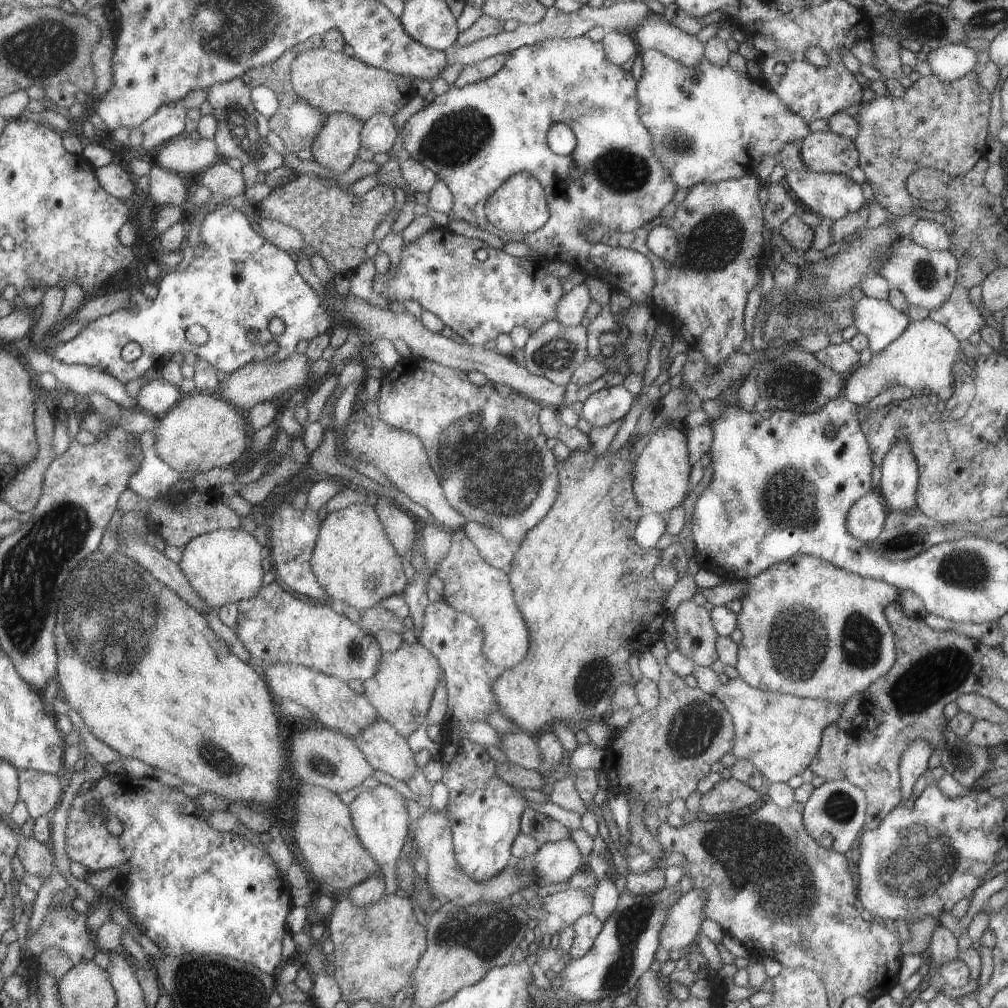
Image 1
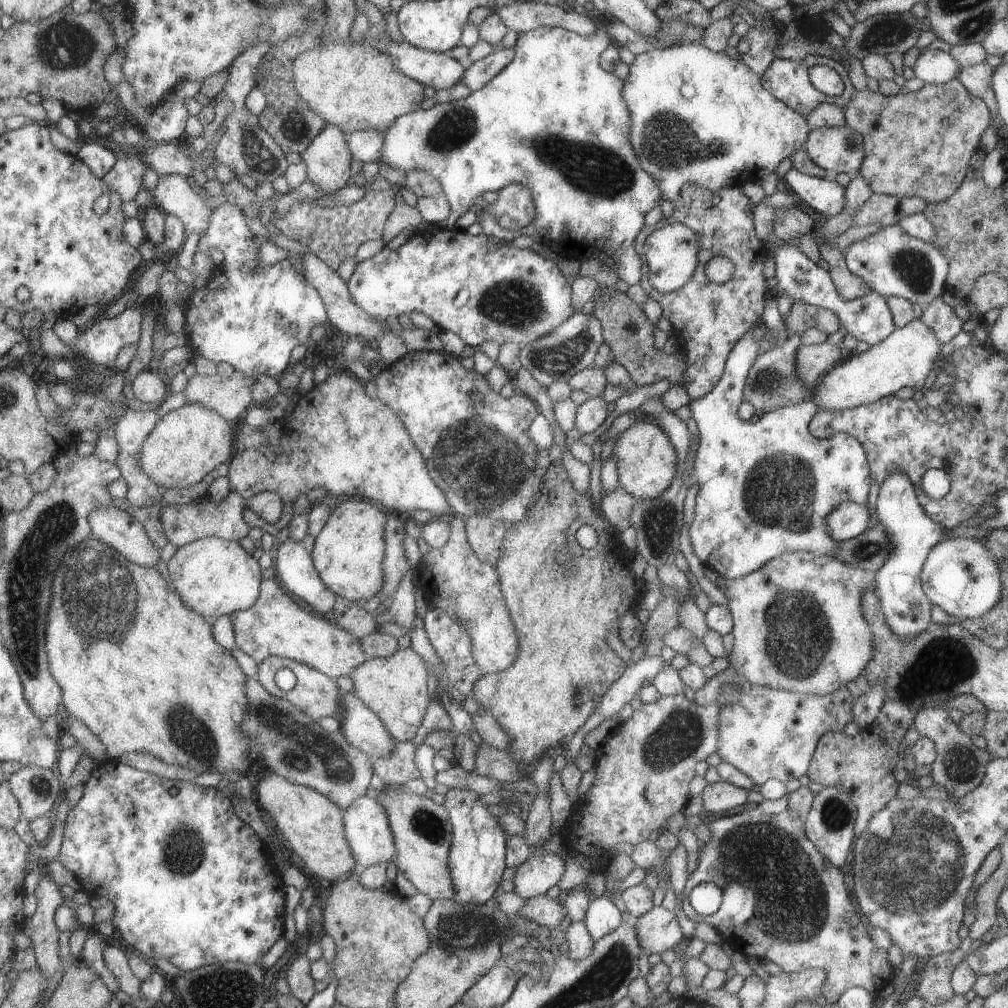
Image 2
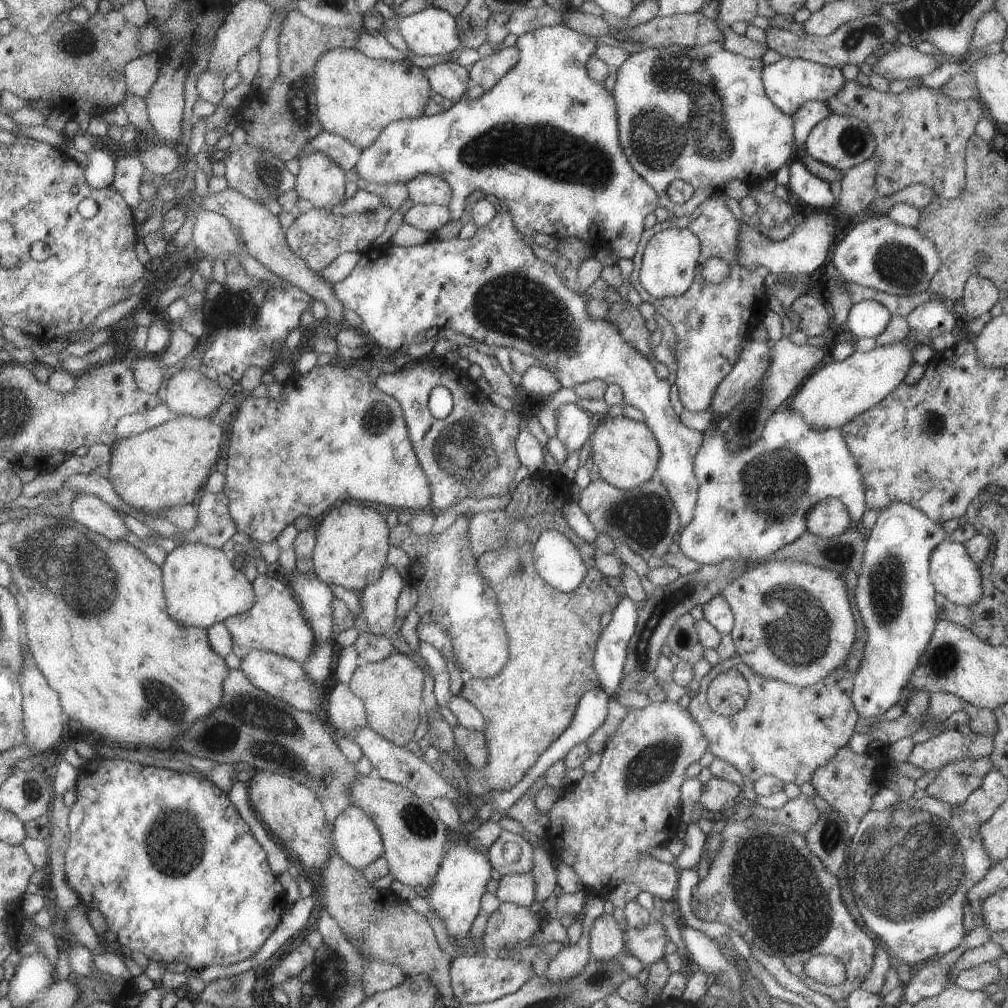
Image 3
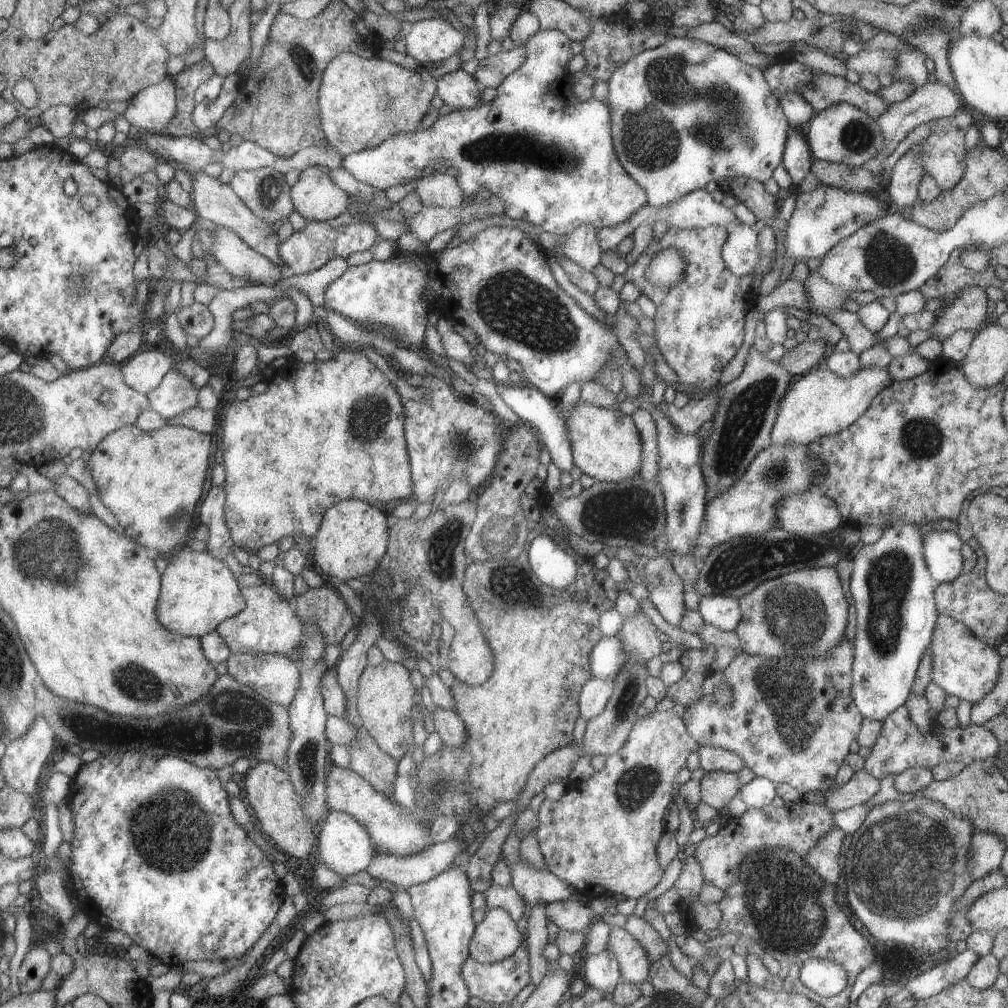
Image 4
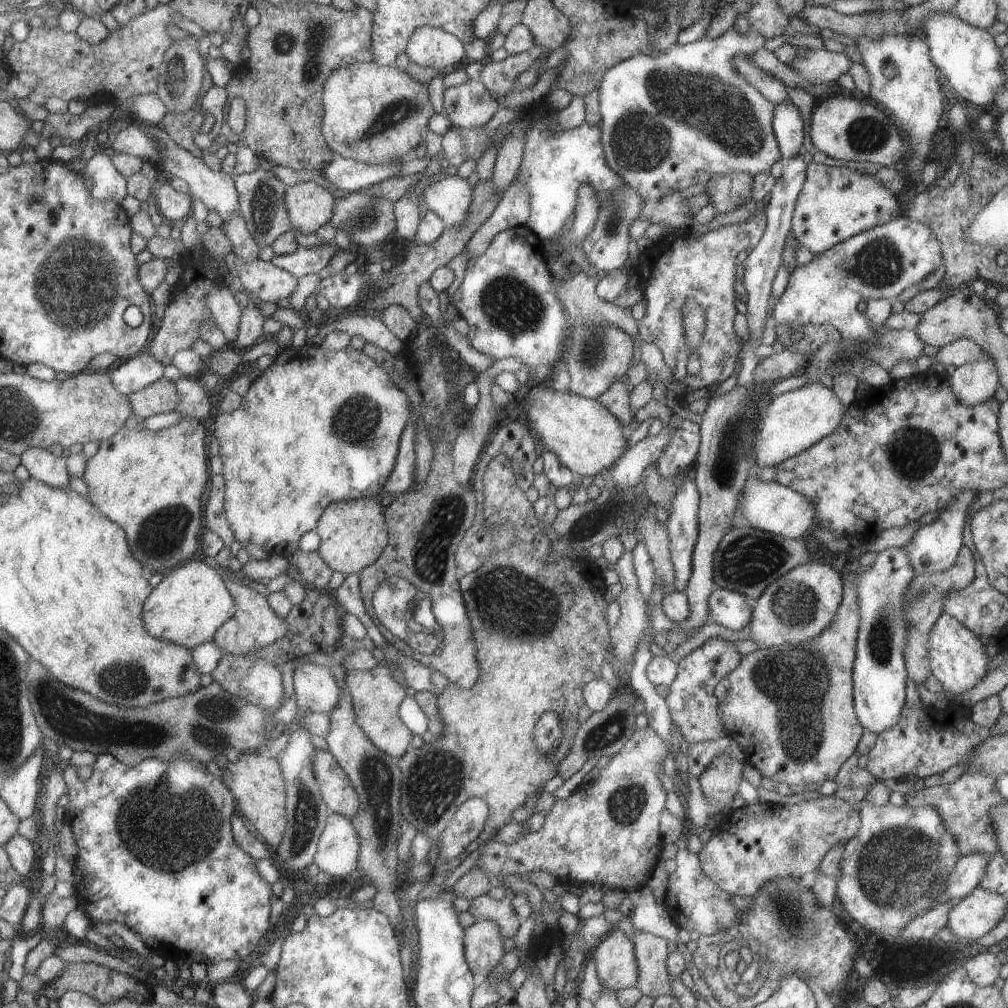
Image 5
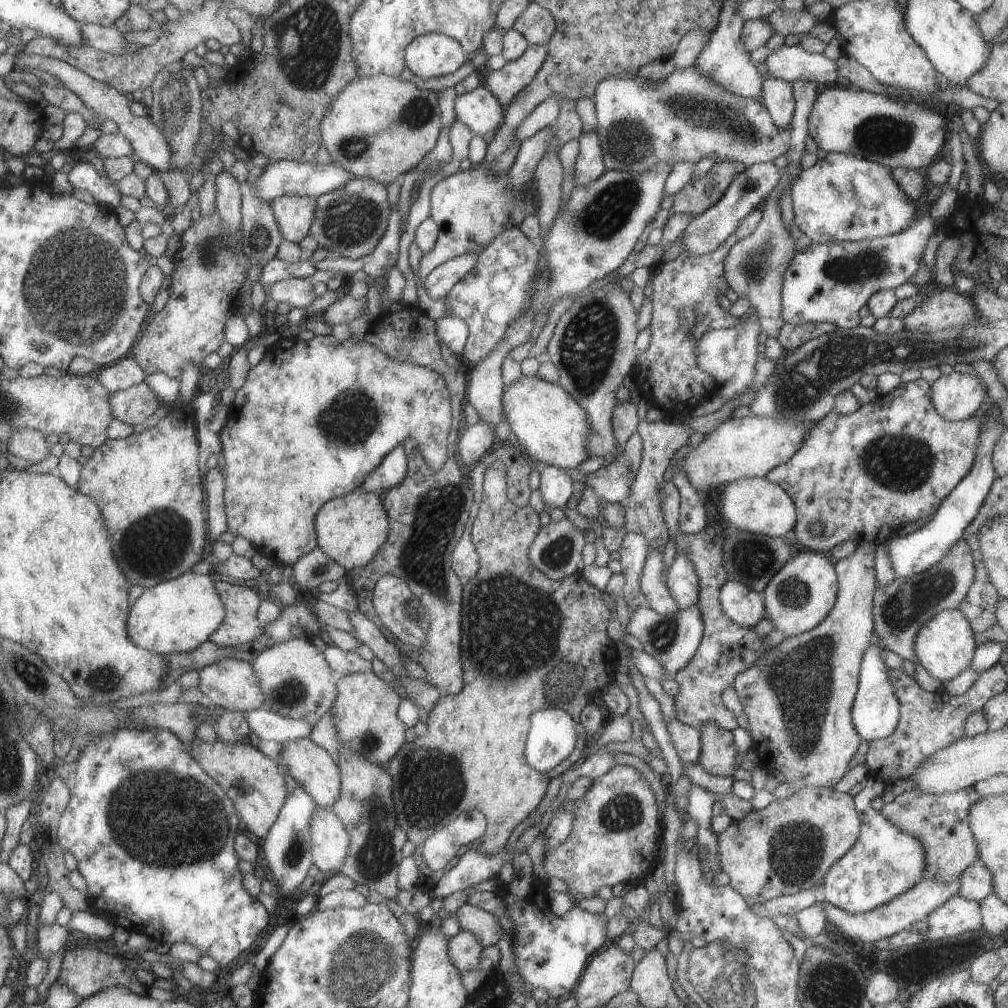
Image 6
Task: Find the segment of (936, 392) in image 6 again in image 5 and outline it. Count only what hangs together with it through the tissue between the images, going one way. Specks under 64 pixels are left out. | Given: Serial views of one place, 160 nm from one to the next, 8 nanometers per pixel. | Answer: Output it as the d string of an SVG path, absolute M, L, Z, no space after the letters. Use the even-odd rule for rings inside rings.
M981 352L977 360L956 367L949 378L953 394L961 404L975 406L994 396L999 387L997 368L989 354Z

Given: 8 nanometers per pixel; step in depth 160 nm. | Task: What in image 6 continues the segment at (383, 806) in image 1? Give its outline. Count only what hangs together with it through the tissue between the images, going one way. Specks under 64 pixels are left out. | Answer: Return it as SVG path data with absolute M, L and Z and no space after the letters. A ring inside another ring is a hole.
M316 806L309 826L312 827L312 864L317 867L319 878L339 873L349 848L349 836L341 820L330 809Z

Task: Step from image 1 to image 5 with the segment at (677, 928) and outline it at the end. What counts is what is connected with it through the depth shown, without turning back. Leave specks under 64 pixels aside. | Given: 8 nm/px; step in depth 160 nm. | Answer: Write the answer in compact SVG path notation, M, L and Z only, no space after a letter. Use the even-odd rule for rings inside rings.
M617 928L609 930L605 937L589 951L593 958L599 984L611 992L635 987L637 984L637 964L635 948L630 937Z

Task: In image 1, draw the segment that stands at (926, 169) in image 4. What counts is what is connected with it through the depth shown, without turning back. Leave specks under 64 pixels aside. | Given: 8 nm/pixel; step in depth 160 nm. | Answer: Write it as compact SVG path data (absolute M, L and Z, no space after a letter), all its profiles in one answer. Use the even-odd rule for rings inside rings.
M970 71L961 78L944 81L933 74L920 76L917 81L904 90L901 98L891 95L875 97L858 104L854 115L858 131L854 145L858 150L858 167L863 171L864 182L871 185L874 201L887 210L889 217L909 214L913 209L943 211L946 199L920 201L911 197L904 189L907 175L921 167L941 170L950 177L964 175L973 168L978 158L987 152L987 116L989 116L990 94L978 85L976 73Z

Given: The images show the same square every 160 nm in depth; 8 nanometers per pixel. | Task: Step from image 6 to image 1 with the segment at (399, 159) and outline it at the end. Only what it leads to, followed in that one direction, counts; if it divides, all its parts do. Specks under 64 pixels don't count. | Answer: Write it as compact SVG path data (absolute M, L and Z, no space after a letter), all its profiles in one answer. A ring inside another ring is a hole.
M323 46L307 49L299 53L290 64L290 84L291 89L312 107L319 107L326 115L331 113L345 113L355 117L364 123L373 115L383 113L392 117L399 108L403 108L407 102L415 95L415 89L411 84L413 78L405 75L375 68L365 64L355 56L349 56L341 52L331 52Z

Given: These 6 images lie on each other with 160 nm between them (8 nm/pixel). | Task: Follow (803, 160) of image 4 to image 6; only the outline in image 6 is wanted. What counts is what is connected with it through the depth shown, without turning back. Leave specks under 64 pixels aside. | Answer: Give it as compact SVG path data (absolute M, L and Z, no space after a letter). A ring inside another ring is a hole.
M774 77L765 78L761 82L761 100L777 130L789 131L795 110L790 83Z

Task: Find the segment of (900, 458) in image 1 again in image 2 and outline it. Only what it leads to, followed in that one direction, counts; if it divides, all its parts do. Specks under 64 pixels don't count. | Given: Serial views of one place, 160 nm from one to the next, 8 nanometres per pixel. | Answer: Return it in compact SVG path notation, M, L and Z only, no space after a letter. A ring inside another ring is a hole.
M897 470L887 475L879 485L878 497L872 513L873 520L881 523L890 549L881 566L874 571L871 591L874 592L880 611L891 632L899 639L912 639L923 632L931 622L932 604L923 592L920 572L930 548L945 540L948 530L933 522L921 510L912 482Z

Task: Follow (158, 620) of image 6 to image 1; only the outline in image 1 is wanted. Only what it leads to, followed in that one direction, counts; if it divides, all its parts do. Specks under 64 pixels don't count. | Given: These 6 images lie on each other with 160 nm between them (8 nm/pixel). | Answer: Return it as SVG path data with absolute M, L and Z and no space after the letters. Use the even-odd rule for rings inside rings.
M240 528L217 529L210 533L197 535L184 544L180 561L177 564L197 596L200 596L209 607L221 608L225 603L237 603L241 599L253 598L262 587L261 577L264 573L261 568L261 555L259 555L261 550L262 546L257 543L253 535L247 534Z

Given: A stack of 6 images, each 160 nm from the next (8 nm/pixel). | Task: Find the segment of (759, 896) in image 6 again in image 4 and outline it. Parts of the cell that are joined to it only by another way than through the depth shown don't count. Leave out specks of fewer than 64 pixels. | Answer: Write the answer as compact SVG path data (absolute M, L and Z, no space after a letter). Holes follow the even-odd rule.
M803 800L785 803L781 808L772 808L770 805L761 810L747 807L741 816L729 817L718 833L706 836L696 844L694 858L701 868L704 880L724 892L729 884L733 884L733 880L737 880L737 868L741 860L751 852L781 846L804 857L833 826L832 813L824 805L806 803Z

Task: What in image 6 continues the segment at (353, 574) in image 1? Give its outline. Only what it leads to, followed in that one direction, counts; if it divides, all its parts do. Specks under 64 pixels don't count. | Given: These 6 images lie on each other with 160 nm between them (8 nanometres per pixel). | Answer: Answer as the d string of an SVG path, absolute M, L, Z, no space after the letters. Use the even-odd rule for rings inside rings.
M355 490L346 496L333 498L321 506L314 520L317 548L347 573L351 568L369 564L388 536L387 514L380 495L373 492Z

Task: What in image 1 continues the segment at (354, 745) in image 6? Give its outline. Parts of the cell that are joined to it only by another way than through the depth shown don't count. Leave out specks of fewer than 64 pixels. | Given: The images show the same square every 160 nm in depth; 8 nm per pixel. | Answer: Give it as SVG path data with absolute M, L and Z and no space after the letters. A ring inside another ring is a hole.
M402 642L395 652L380 654L373 676L362 681L363 695L376 710L377 718L386 720L399 736L407 738L423 723L435 690L434 686L441 673L442 670L432 652L417 642Z

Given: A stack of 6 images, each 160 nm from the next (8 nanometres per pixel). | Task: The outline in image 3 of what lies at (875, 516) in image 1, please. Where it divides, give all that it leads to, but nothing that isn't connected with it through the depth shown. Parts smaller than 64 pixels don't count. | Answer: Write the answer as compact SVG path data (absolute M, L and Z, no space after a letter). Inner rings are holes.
M824 498L809 508L805 515L805 528L823 538L837 536L849 526L851 520L848 511L838 498Z

